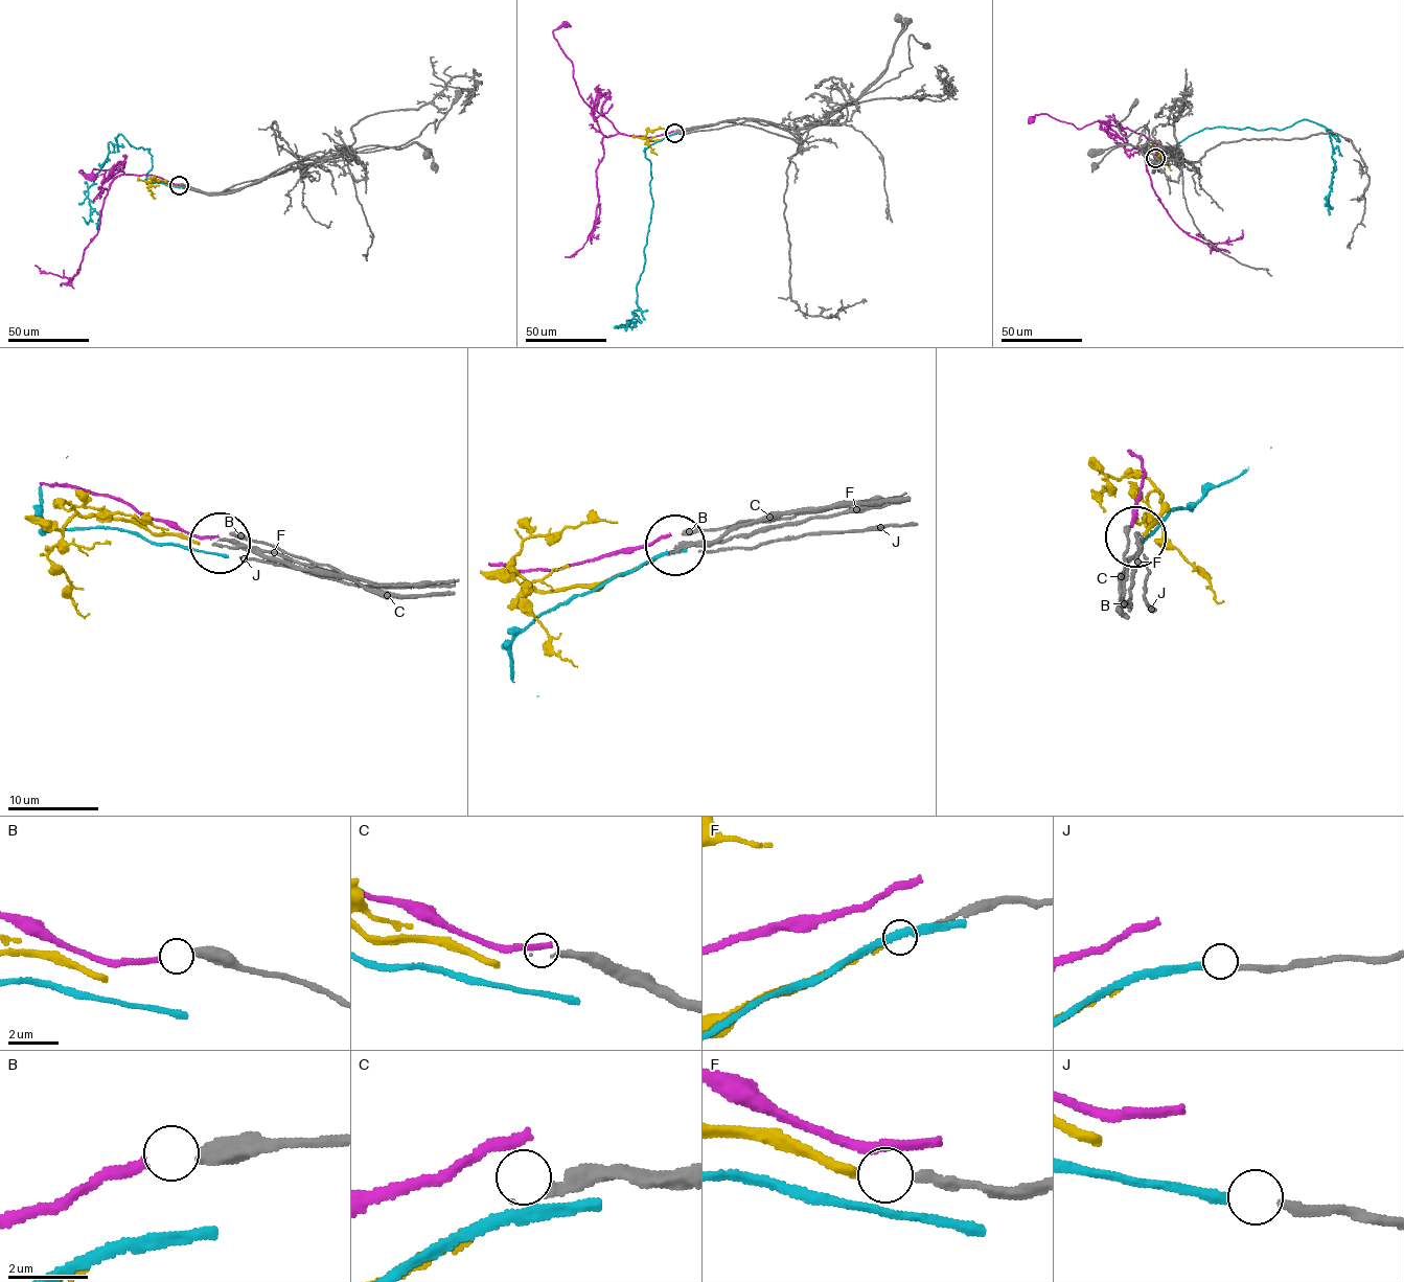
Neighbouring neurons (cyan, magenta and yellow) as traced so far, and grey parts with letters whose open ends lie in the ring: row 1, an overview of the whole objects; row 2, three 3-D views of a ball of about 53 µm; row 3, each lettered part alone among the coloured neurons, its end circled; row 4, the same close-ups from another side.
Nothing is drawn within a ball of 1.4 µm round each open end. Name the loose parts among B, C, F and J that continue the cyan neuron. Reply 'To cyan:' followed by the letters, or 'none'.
To cyan: J

